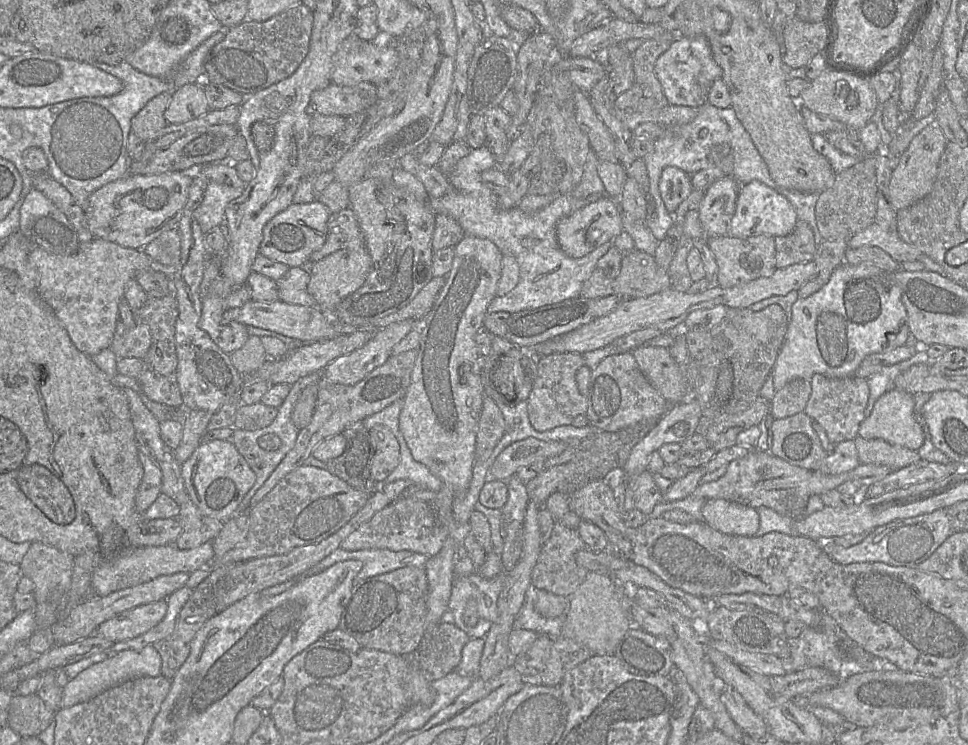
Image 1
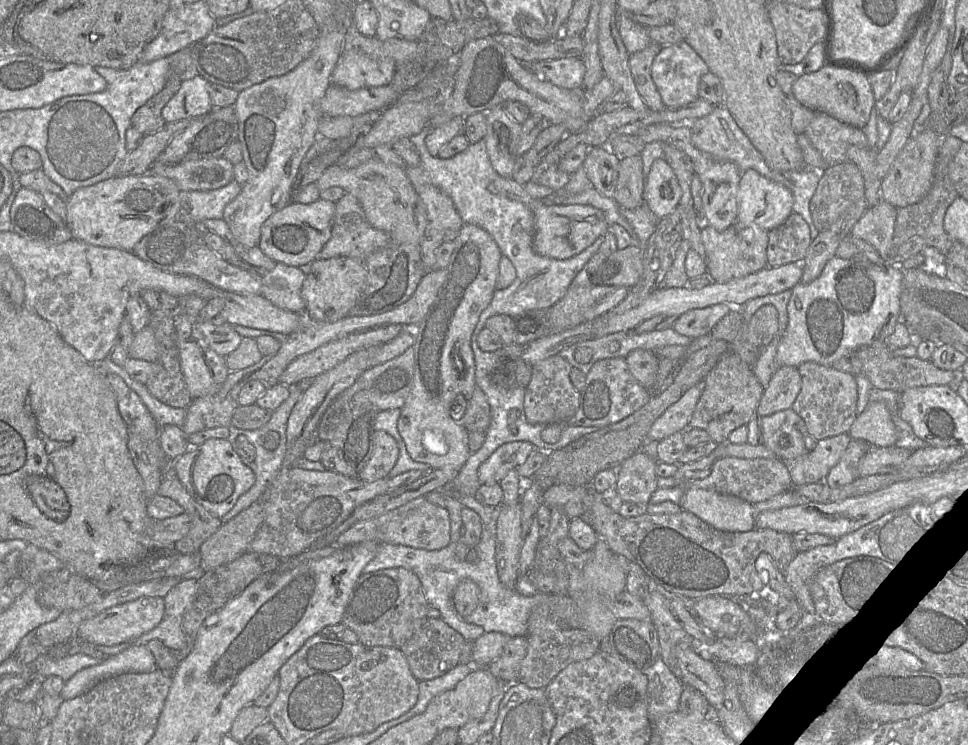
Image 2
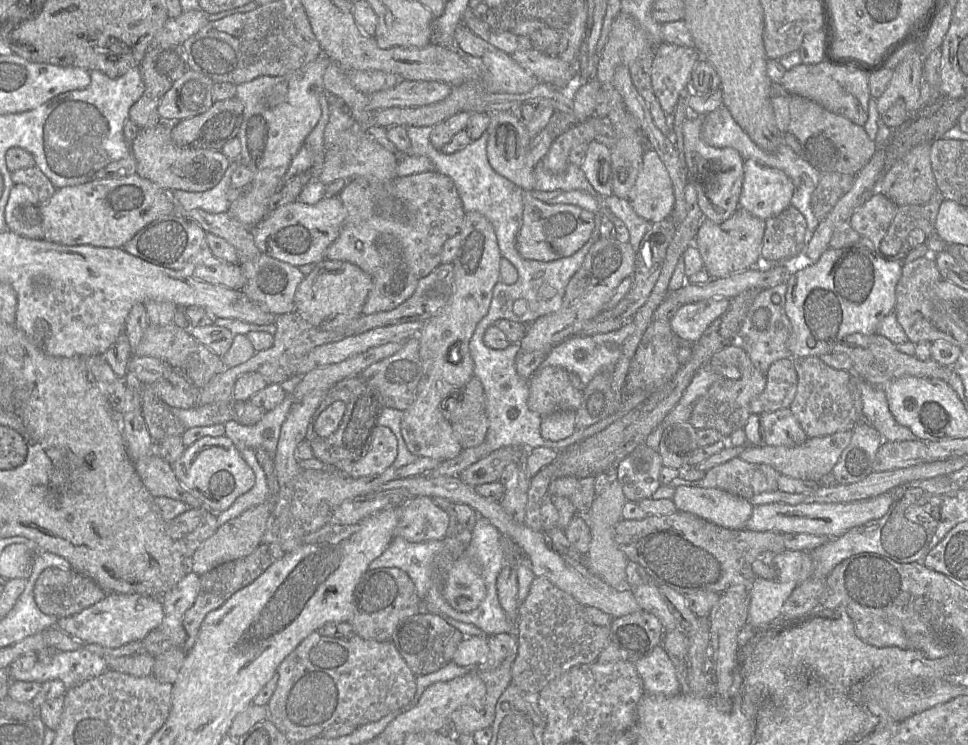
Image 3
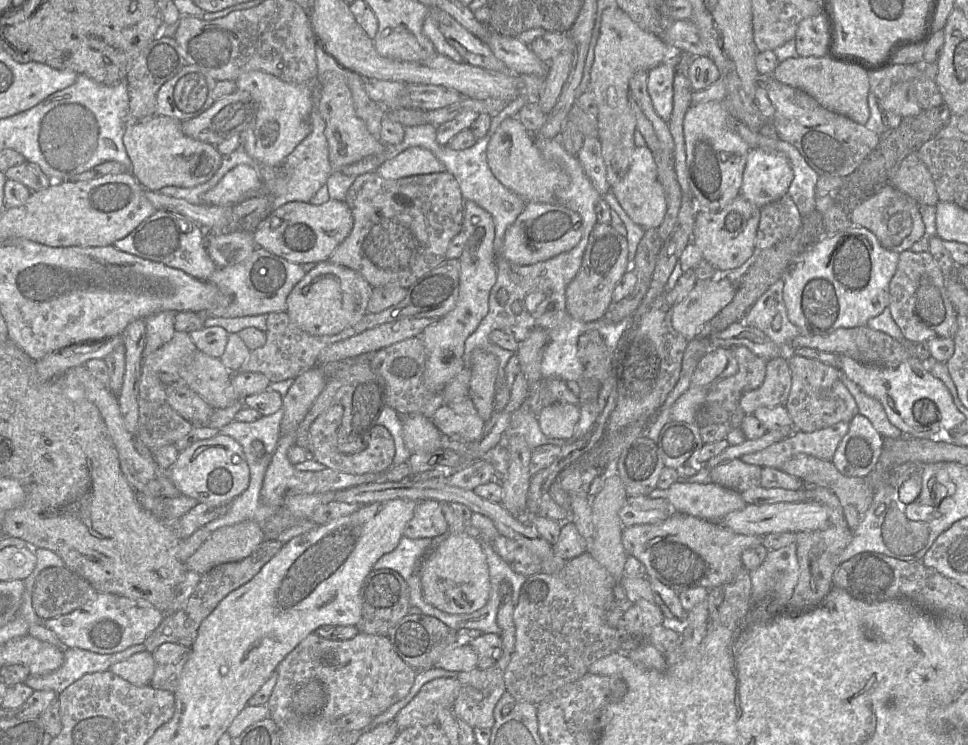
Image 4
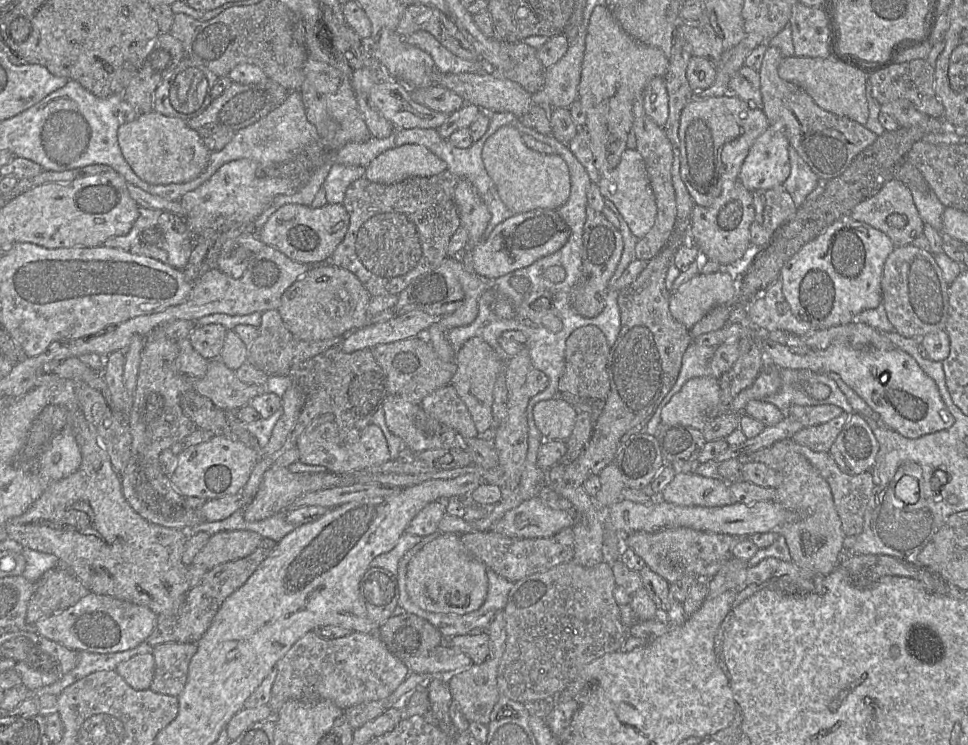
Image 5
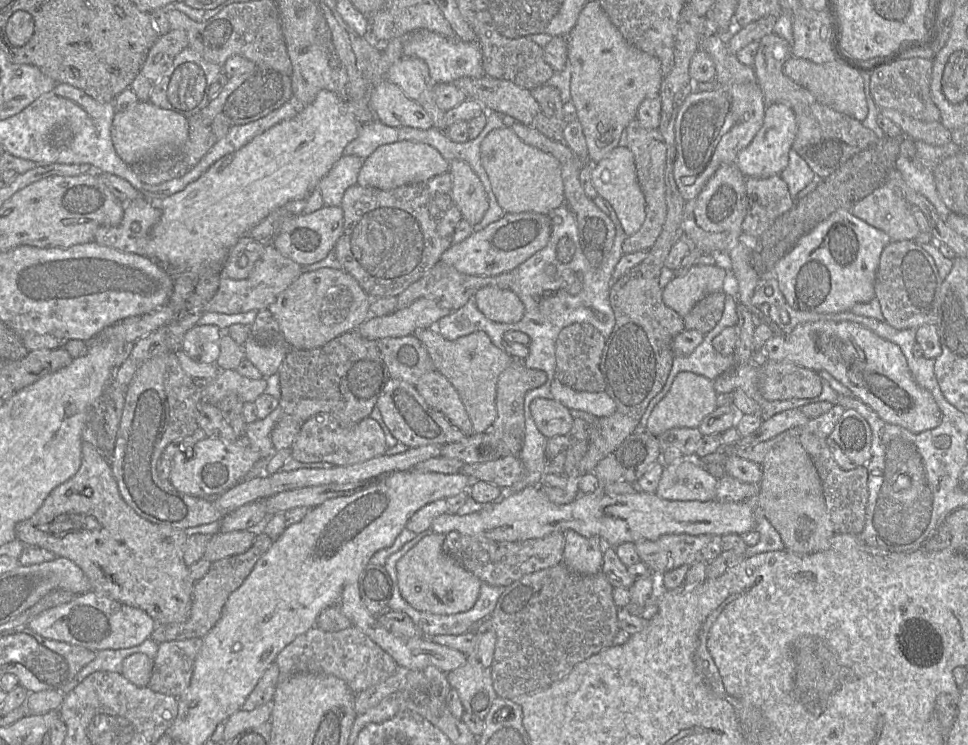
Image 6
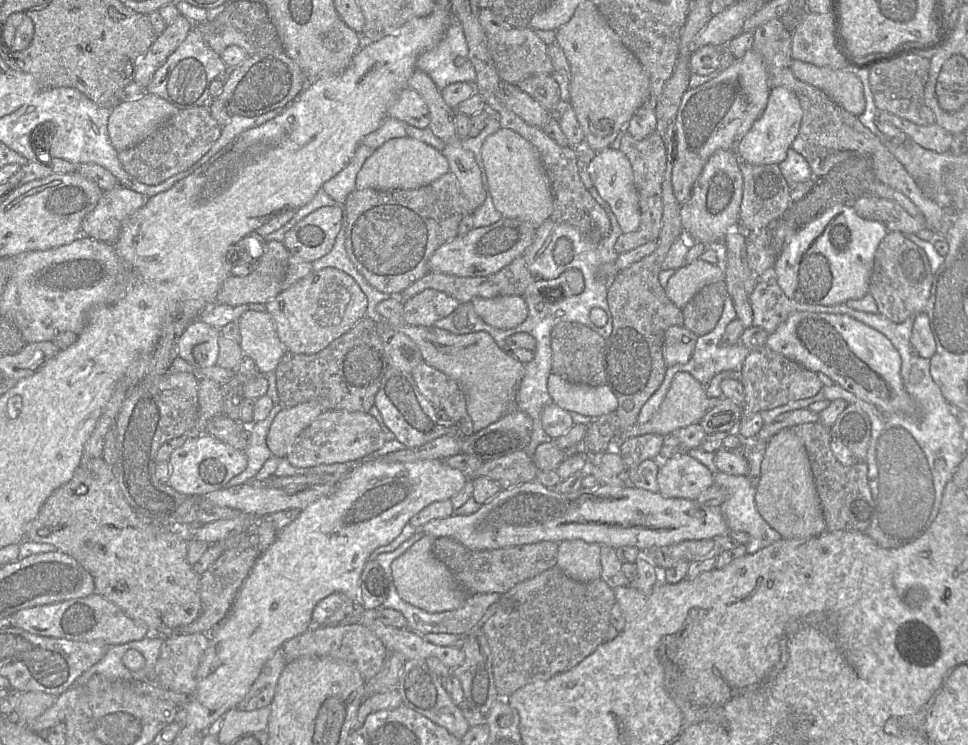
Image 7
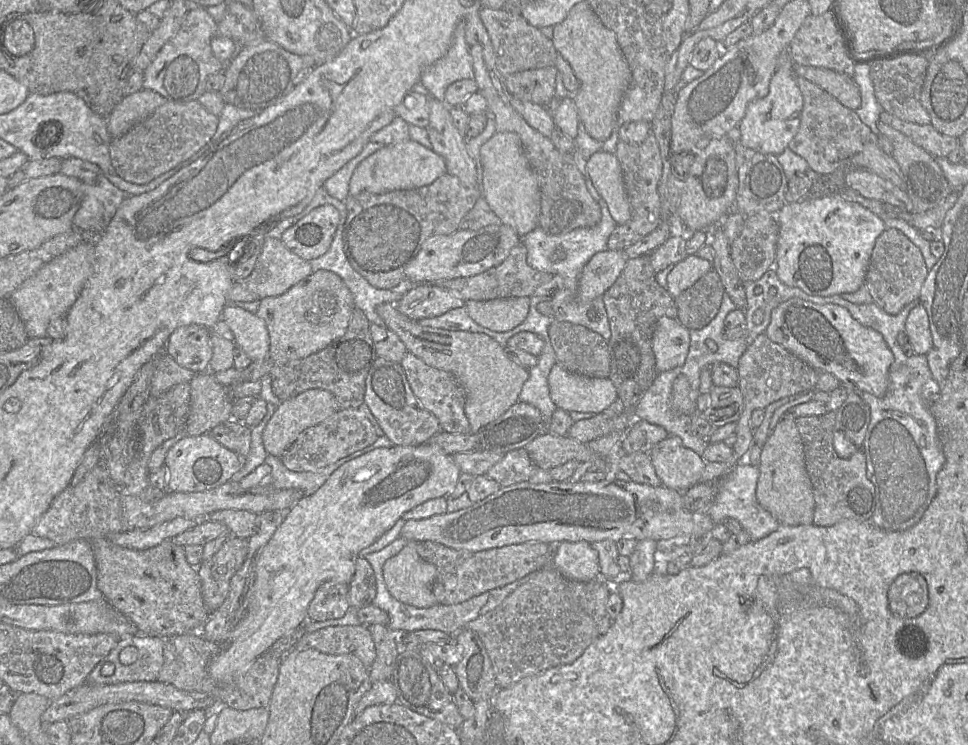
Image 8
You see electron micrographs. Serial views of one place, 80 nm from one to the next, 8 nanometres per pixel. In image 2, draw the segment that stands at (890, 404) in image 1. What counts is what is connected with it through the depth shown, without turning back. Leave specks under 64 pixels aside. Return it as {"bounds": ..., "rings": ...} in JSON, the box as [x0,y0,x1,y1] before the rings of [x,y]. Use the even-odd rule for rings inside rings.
{"bounds":[849,402,897,447],"rings":[[[869,402],[859,414],[849,433],[852,439],[863,440],[871,447],[888,447],[896,444],[897,431],[890,411],[883,402]]]}

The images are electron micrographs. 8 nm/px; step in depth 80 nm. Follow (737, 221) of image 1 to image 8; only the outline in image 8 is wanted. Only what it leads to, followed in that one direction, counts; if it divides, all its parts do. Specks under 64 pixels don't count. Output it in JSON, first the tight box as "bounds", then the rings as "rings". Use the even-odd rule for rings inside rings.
{"bounds":[739,67,803,154],"rings":[[[777,67],[769,84],[767,96],[749,103],[739,124],[742,145],[756,152],[781,154],[796,135],[802,115],[803,97],[797,85],[794,72],[788,67]]]}

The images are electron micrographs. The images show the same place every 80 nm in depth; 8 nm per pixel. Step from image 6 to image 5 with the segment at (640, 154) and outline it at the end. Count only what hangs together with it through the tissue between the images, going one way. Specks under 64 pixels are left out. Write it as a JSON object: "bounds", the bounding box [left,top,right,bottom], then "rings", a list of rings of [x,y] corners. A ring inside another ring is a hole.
{"bounds":[631,91,676,261],"rings":[[[644,91],[641,92],[633,103],[633,122],[631,132],[636,137],[636,151],[638,151],[645,163],[647,176],[657,205],[657,216],[651,230],[635,245],[635,258],[648,261],[656,256],[666,245],[676,221],[676,196],[672,183],[671,169],[673,165],[673,149],[663,127],[658,126],[644,110]]]}

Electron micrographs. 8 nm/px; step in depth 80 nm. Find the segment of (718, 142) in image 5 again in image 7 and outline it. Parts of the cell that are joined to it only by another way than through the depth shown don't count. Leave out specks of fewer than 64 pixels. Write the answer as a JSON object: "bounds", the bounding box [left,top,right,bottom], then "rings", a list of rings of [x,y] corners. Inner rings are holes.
{"bounds":[672,49,770,204],"rings":[[[751,49],[724,70],[718,70],[704,84],[688,89],[676,116],[676,159],[672,186],[676,199],[684,204],[708,159],[718,150],[735,149],[736,142],[763,114],[770,95],[762,56]]]}

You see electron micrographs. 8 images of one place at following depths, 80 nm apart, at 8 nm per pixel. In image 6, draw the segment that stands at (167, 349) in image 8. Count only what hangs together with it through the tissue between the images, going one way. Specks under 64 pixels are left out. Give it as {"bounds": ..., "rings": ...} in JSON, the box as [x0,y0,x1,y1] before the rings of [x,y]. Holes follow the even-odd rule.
{"bounds":[181,325,223,364],"rings":[[[196,325],[183,337],[181,350],[199,363],[214,364],[220,354],[220,340],[223,335],[215,325]]]}

